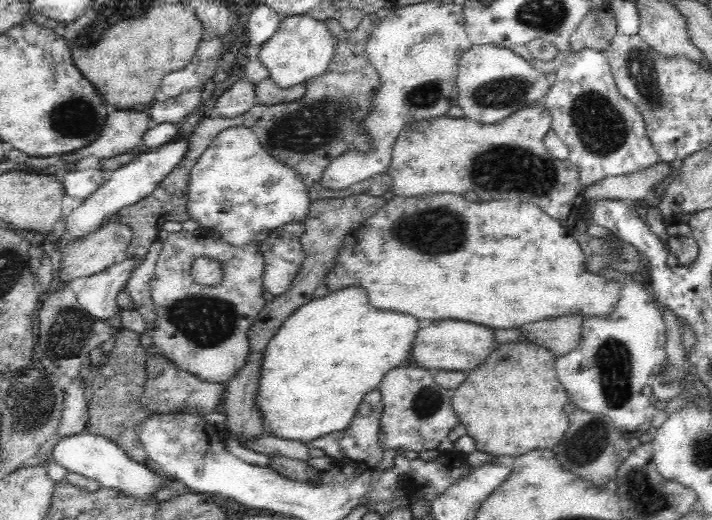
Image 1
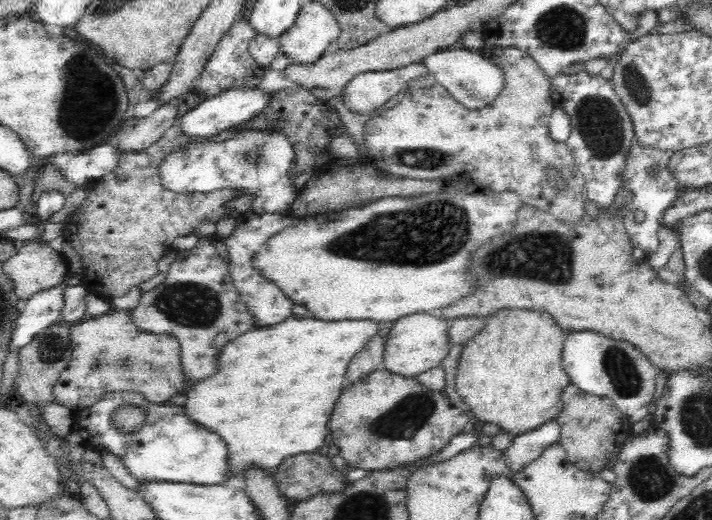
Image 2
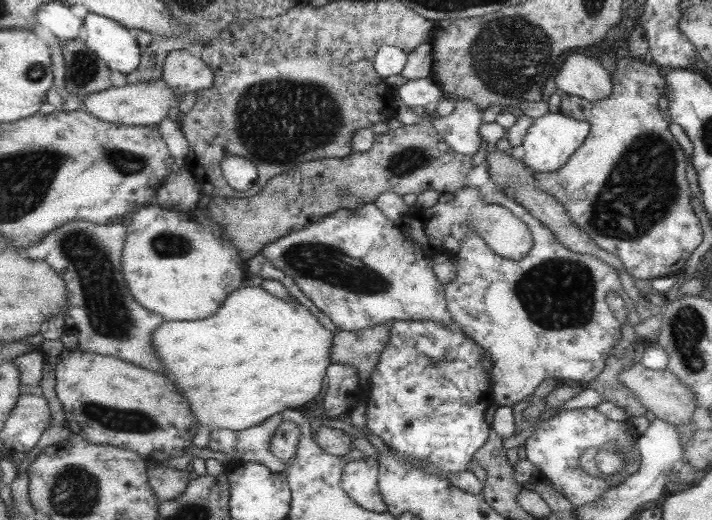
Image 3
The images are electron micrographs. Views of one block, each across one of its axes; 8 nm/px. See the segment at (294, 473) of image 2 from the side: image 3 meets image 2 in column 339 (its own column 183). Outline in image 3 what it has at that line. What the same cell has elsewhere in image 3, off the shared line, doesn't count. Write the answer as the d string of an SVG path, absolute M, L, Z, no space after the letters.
M150 462L146 473L147 483L151 486L157 504L179 496L192 477L188 469L177 470L159 462Z

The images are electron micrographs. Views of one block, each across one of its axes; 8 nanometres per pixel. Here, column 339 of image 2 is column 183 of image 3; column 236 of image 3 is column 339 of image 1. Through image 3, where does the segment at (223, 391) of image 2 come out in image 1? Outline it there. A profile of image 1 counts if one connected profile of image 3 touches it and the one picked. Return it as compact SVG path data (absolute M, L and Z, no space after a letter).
M360 286L340 288L339 291L330 292L321 298L314 298L308 304L301 306L281 324L281 327L276 331L276 336L269 340L268 346L265 348L264 364L261 365L262 374L260 374L257 385L256 402L266 430L274 432L276 437L286 440L299 440L301 443L307 444L321 436L344 430L356 414L360 400L364 398L364 392L372 392L372 388L380 388L380 382L390 370L411 364L410 352L413 341L422 325L414 316L394 311L378 311L377 308L369 306L368 293L364 287Z

